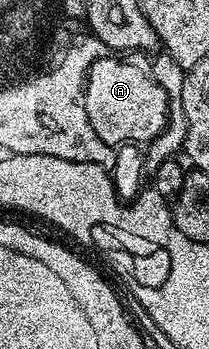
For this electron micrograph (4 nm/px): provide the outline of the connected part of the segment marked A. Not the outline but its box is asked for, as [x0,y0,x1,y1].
[84,56,168,147]

